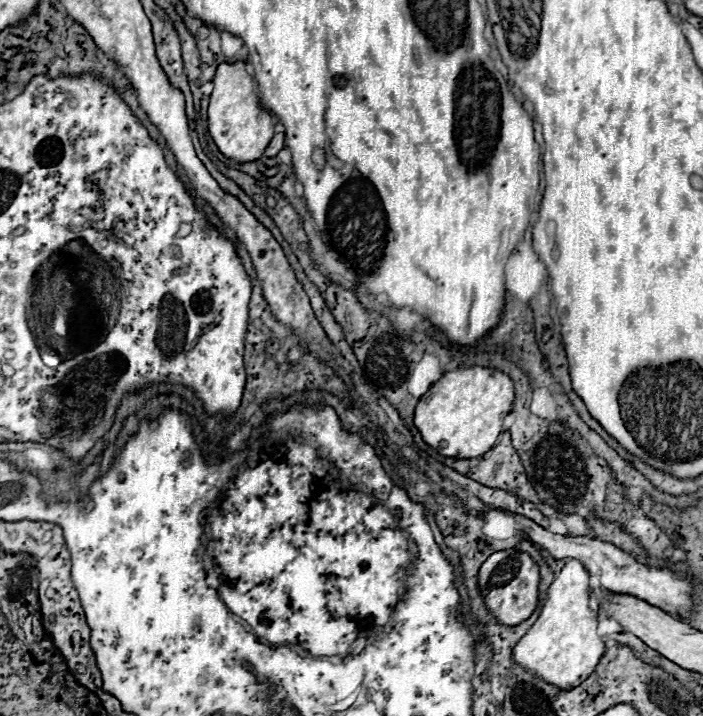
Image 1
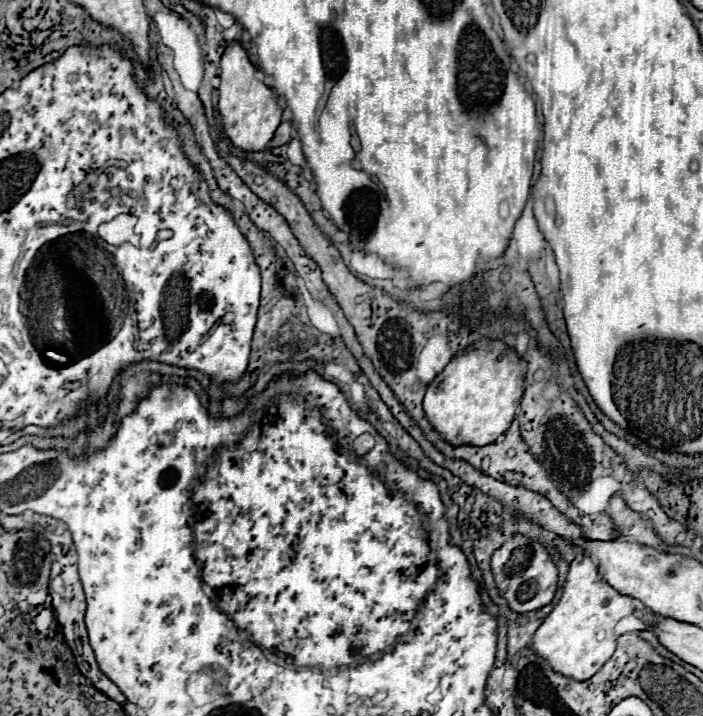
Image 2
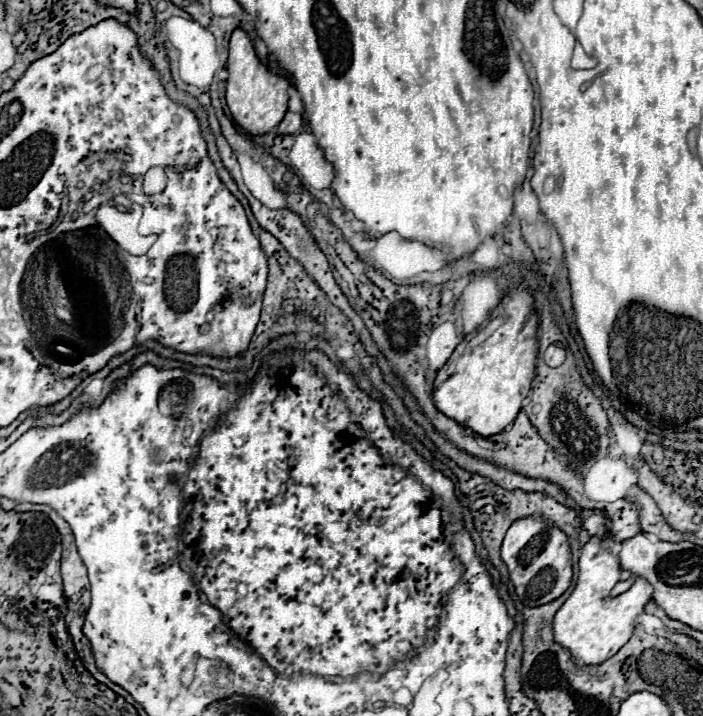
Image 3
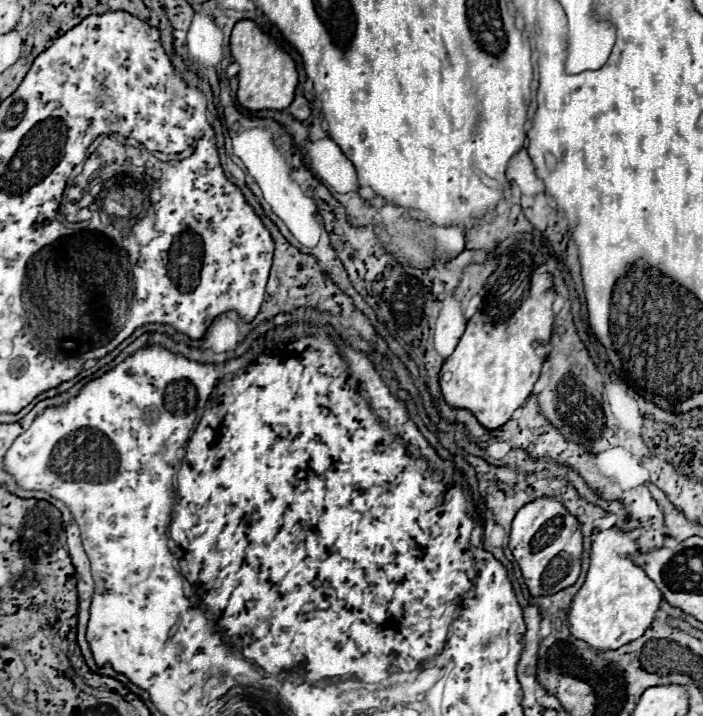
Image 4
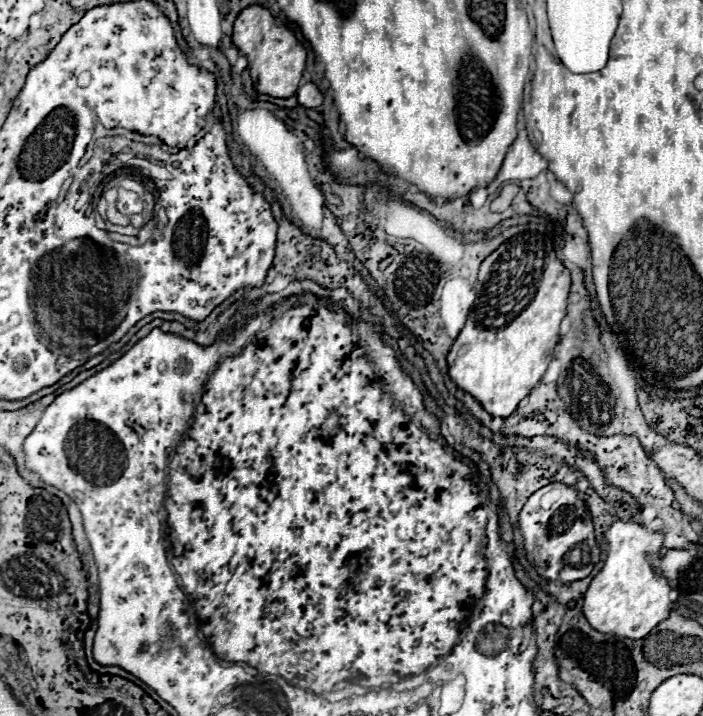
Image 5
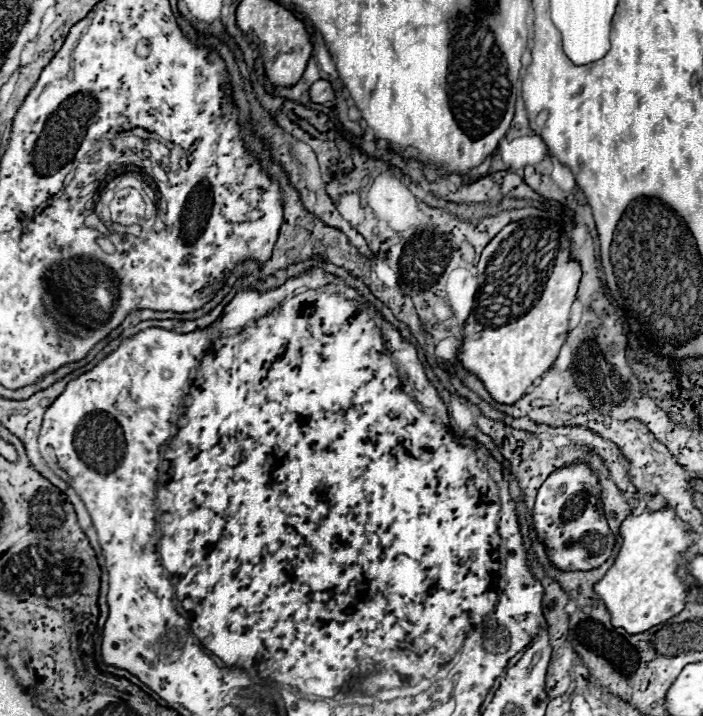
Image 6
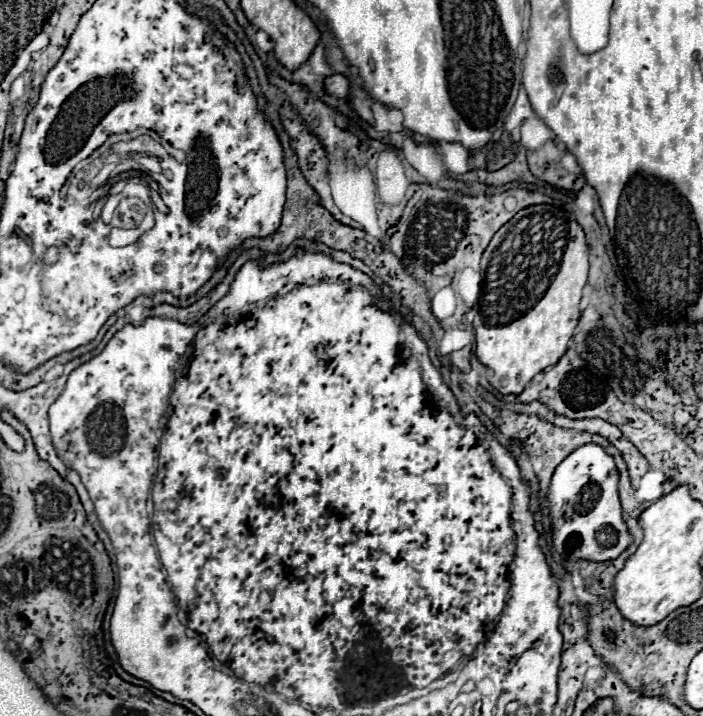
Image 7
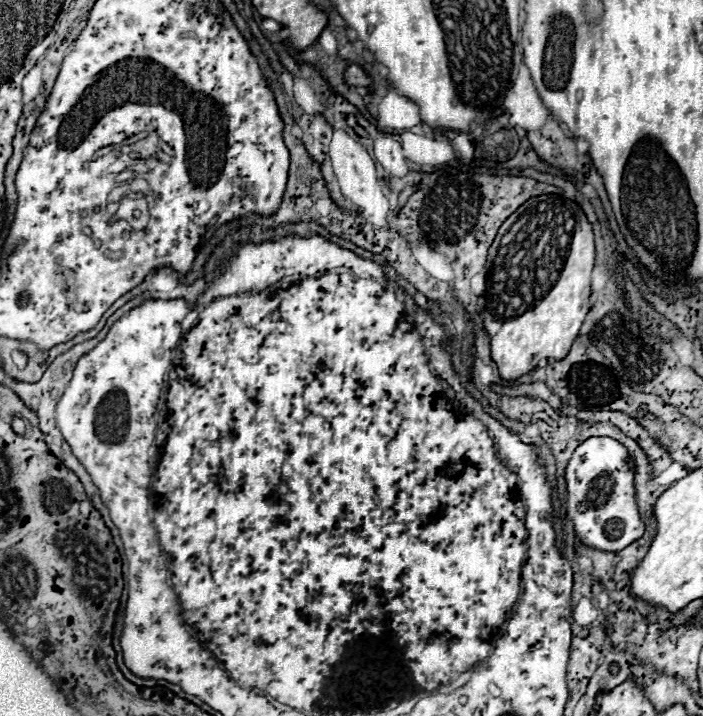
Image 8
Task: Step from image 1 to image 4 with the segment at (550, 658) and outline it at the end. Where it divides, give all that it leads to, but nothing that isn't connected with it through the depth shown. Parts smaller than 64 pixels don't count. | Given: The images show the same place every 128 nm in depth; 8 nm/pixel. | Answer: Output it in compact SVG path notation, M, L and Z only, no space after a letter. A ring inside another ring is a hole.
M622 530L598 532L590 548L590 566L582 588L572 598L566 614L570 634L586 644L594 652L616 650L646 632L654 620L654 612L662 602L662 592L656 584L642 572L642 568L632 564L638 544L630 534Z

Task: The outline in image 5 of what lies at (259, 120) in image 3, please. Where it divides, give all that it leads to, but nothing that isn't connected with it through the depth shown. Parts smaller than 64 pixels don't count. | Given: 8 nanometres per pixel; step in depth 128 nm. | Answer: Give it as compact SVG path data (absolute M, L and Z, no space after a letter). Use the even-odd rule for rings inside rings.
M244 8L234 22L232 42L248 58L250 76L258 94L266 94L272 98L290 98L296 94L306 64L306 48L296 40L292 30L288 30L286 26L276 26L274 18L266 8Z

